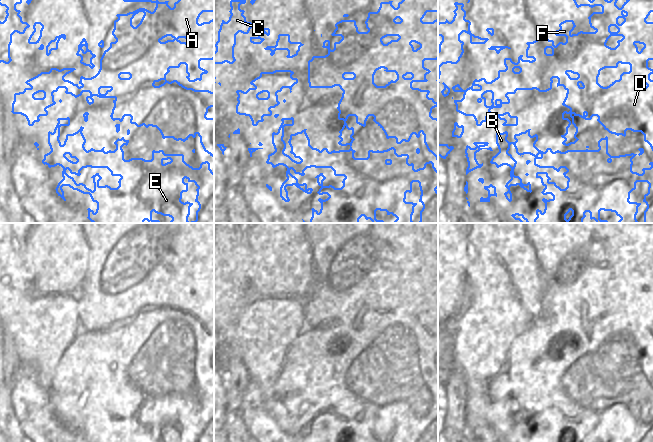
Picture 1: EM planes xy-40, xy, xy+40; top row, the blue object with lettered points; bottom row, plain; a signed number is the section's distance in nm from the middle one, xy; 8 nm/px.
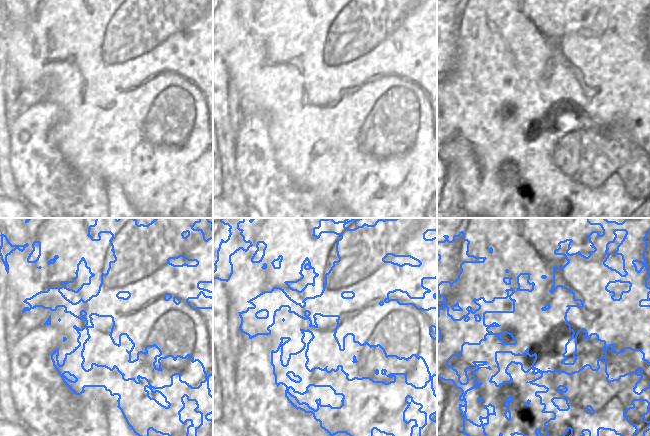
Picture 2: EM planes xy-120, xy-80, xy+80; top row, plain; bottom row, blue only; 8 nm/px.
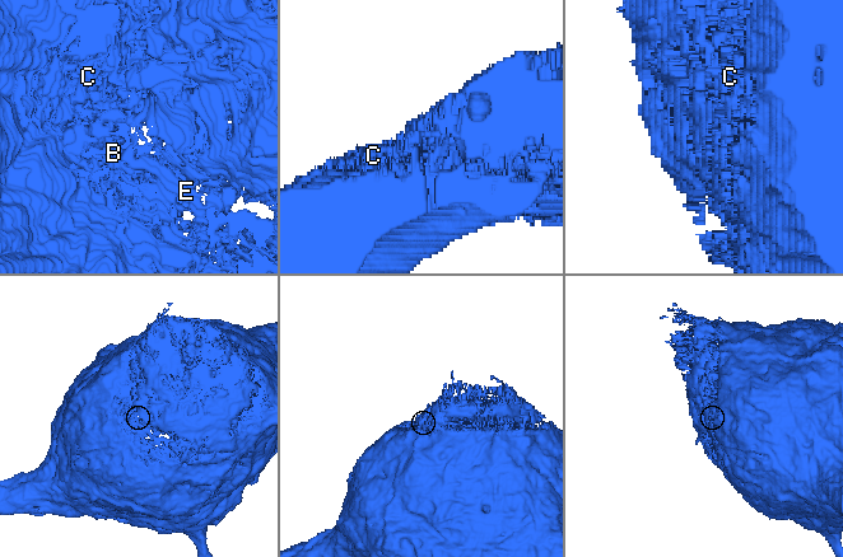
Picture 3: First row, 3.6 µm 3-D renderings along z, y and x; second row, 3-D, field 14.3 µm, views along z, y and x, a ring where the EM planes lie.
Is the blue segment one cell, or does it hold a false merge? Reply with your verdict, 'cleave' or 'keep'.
keep

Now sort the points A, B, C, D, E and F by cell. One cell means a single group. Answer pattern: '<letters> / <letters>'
A B C D E F

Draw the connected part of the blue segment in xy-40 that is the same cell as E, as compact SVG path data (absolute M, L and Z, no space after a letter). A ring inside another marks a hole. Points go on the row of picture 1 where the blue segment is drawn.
M58 118L54 132L48 132L48 144L51 151L44 155L42 163L49 168L57 165L63 168L63 179L56 187L56 193L64 201L63 186L69 186L83 194L89 194L97 203L94 212L88 208L88 219L92 223L160 223L152 219L152 212L172 218L170 223L214 223L214 173L208 161L199 168L193 168L184 161L183 154L165 154L163 150L152 151L152 159L124 159L122 147L129 140L117 139L114 151L86 150L86 139L82 133L84 127L67 134L62 145L60 127L69 126L70 118ZM83 168L107 168L112 176L120 176L117 188L100 186L102 177L96 173L91 178L94 190L85 184L77 184L66 173L80 176ZM194 182L198 187L195 202L199 208L196 220L188 221L190 207L193 203L182 202L182 193L188 191L188 183Z

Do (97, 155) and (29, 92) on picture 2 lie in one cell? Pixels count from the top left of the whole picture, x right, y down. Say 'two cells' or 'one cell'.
two cells

